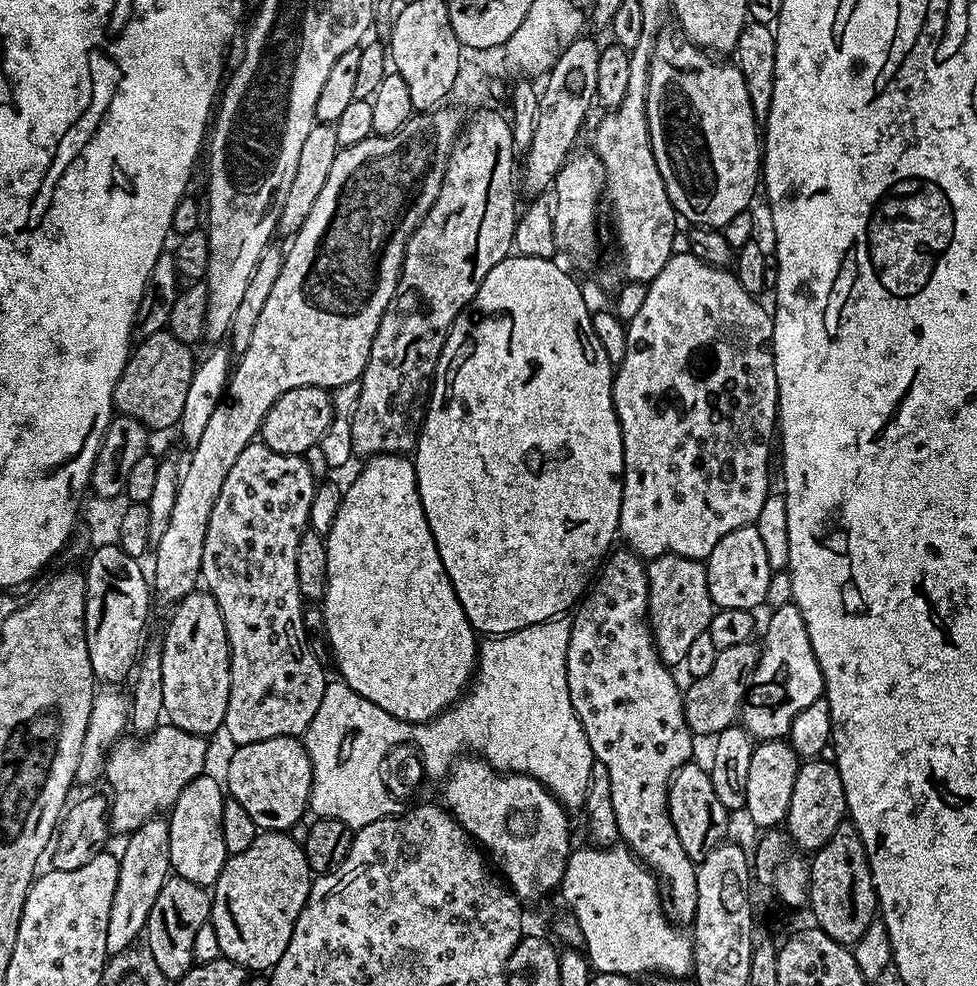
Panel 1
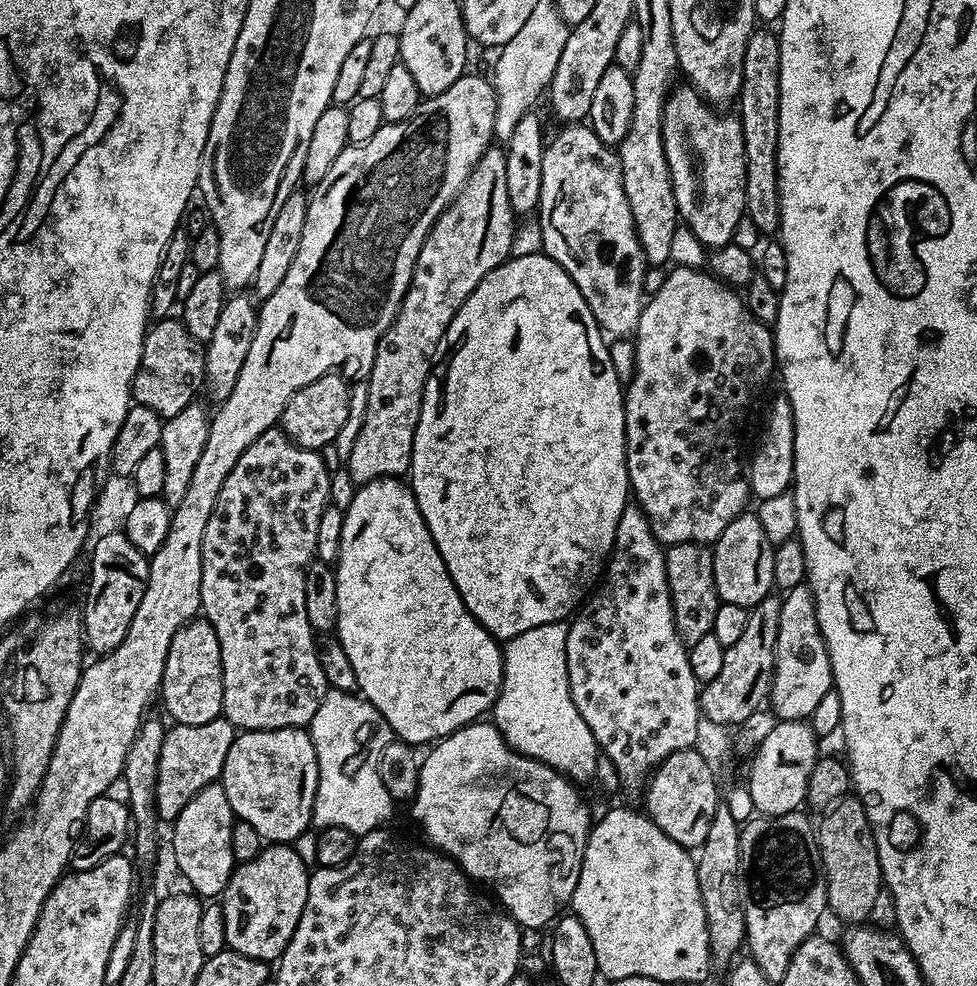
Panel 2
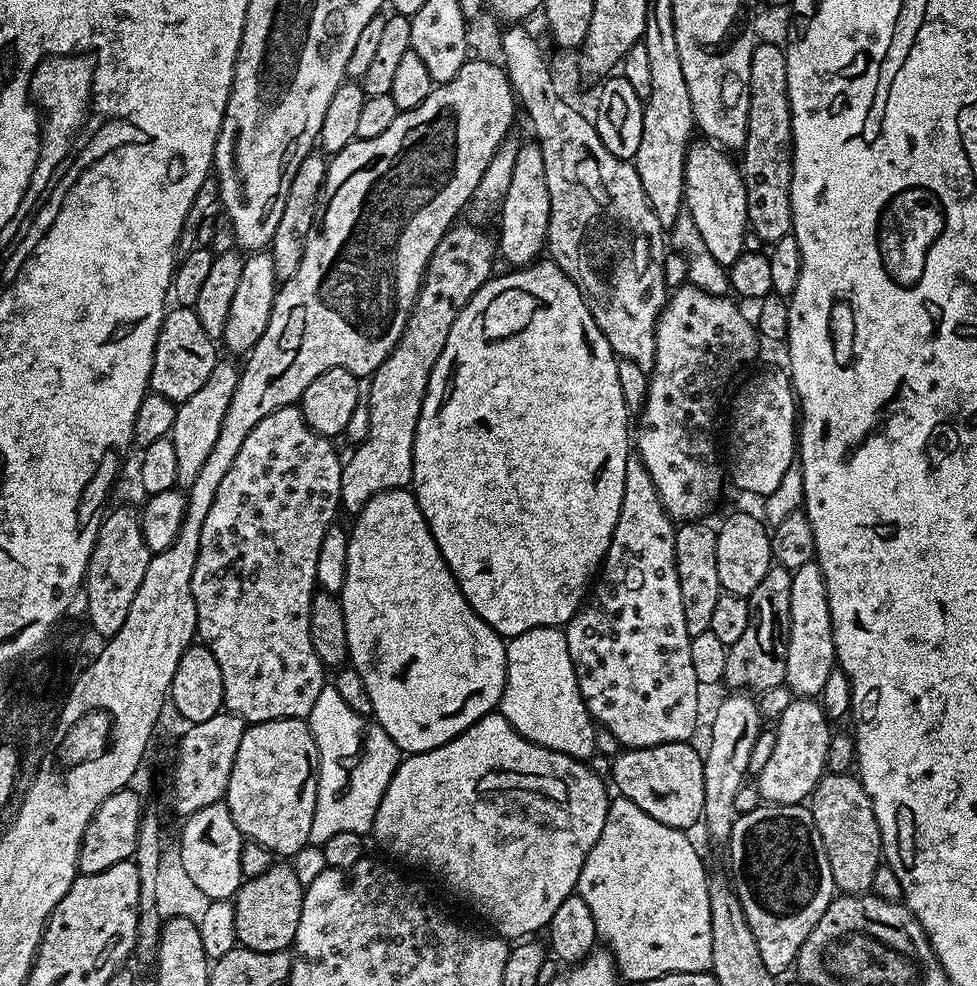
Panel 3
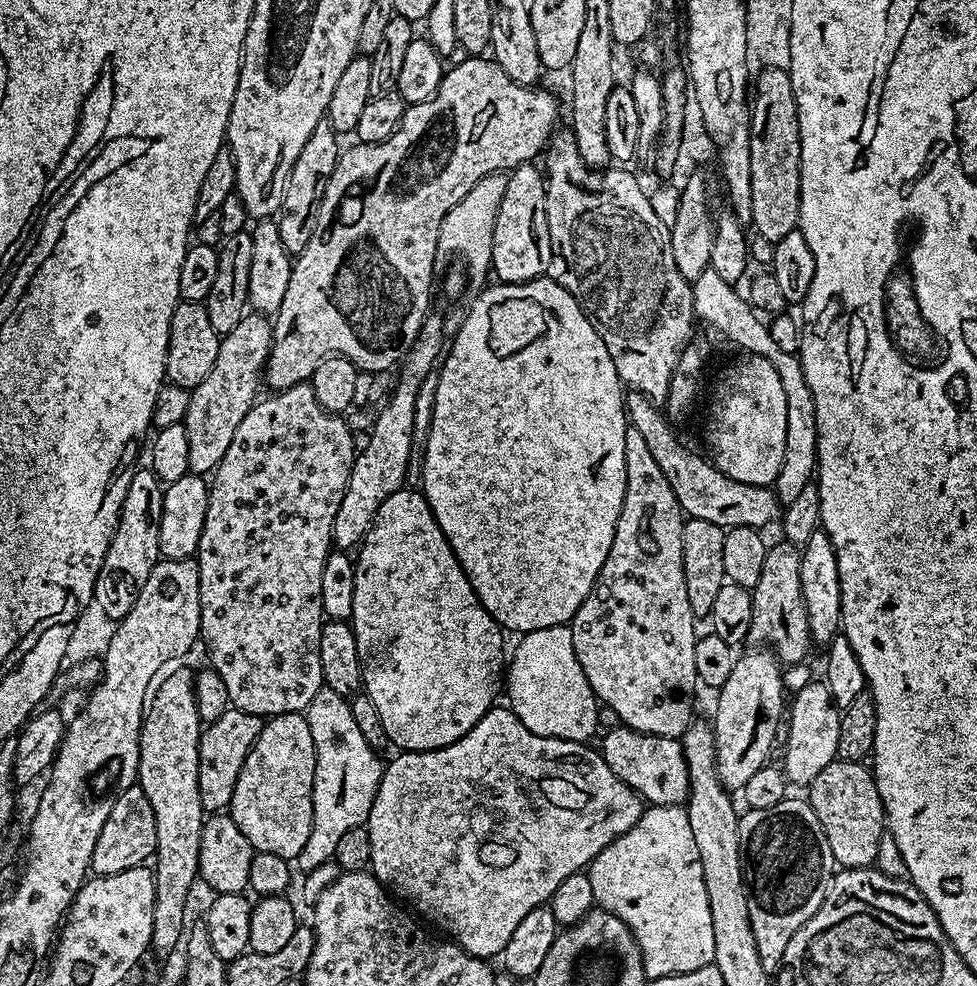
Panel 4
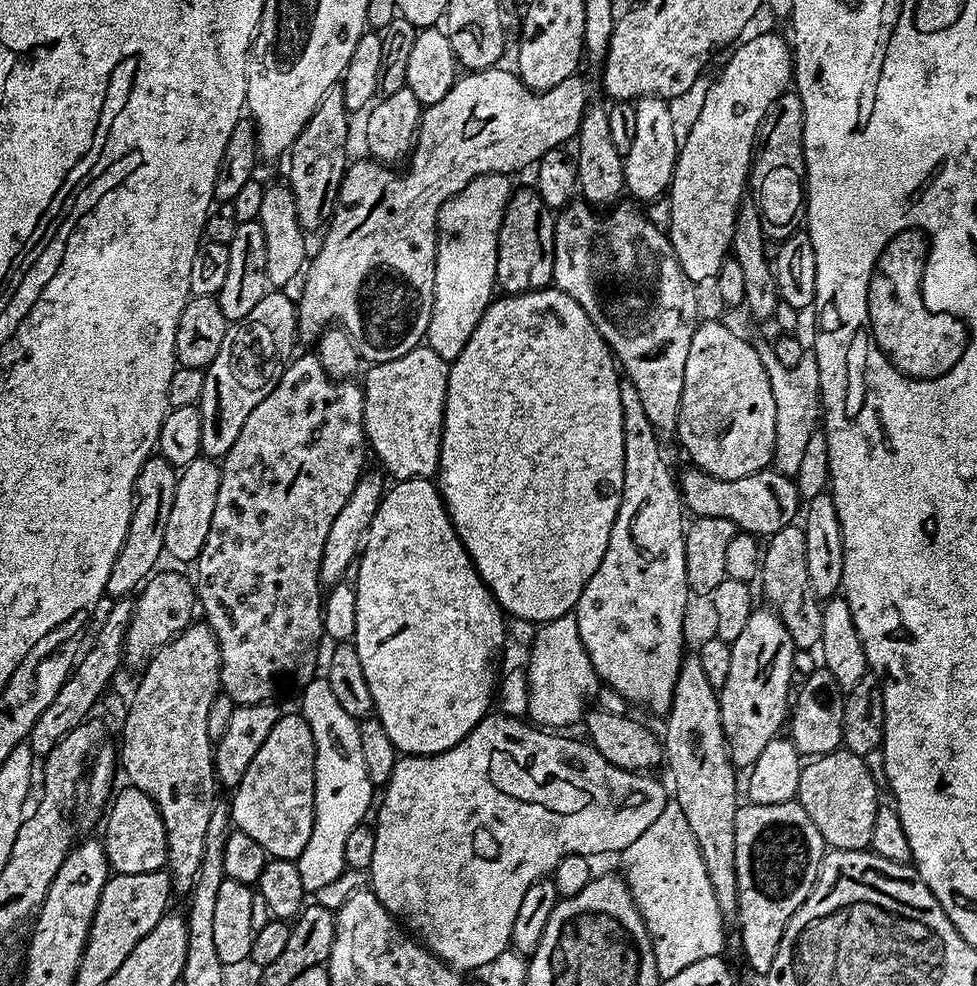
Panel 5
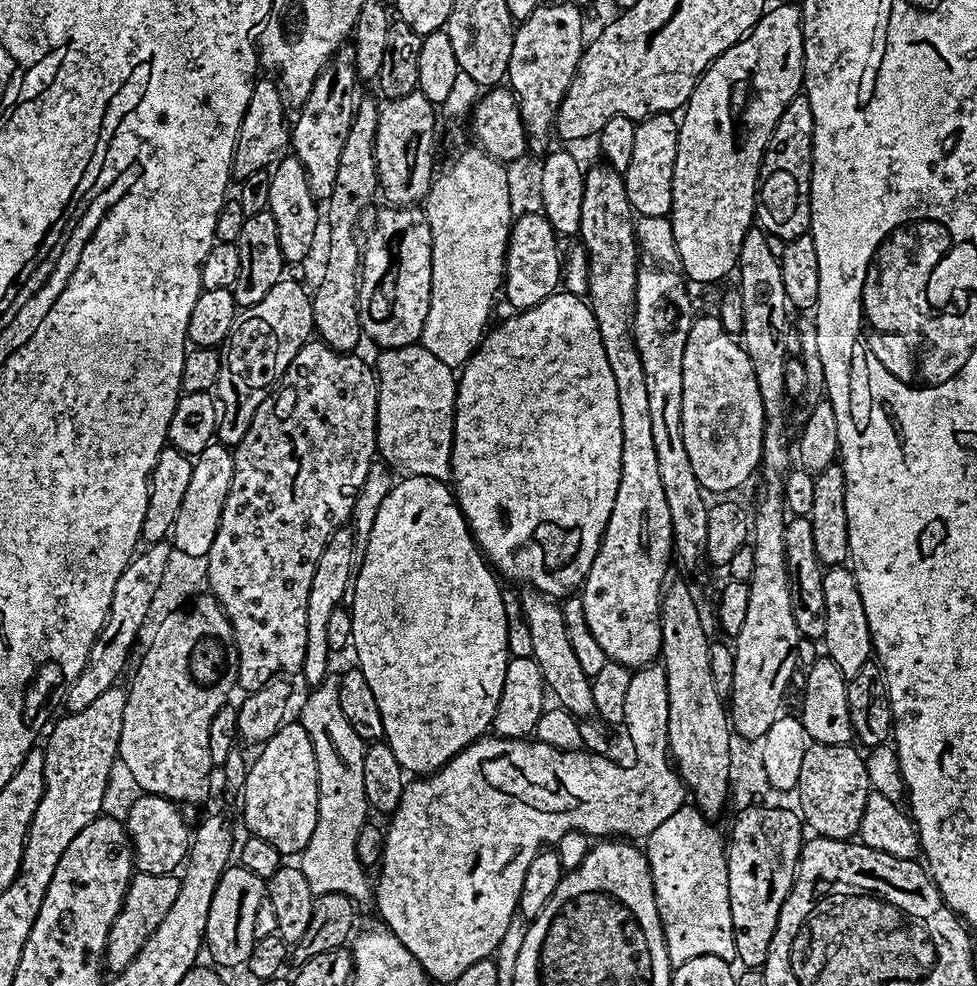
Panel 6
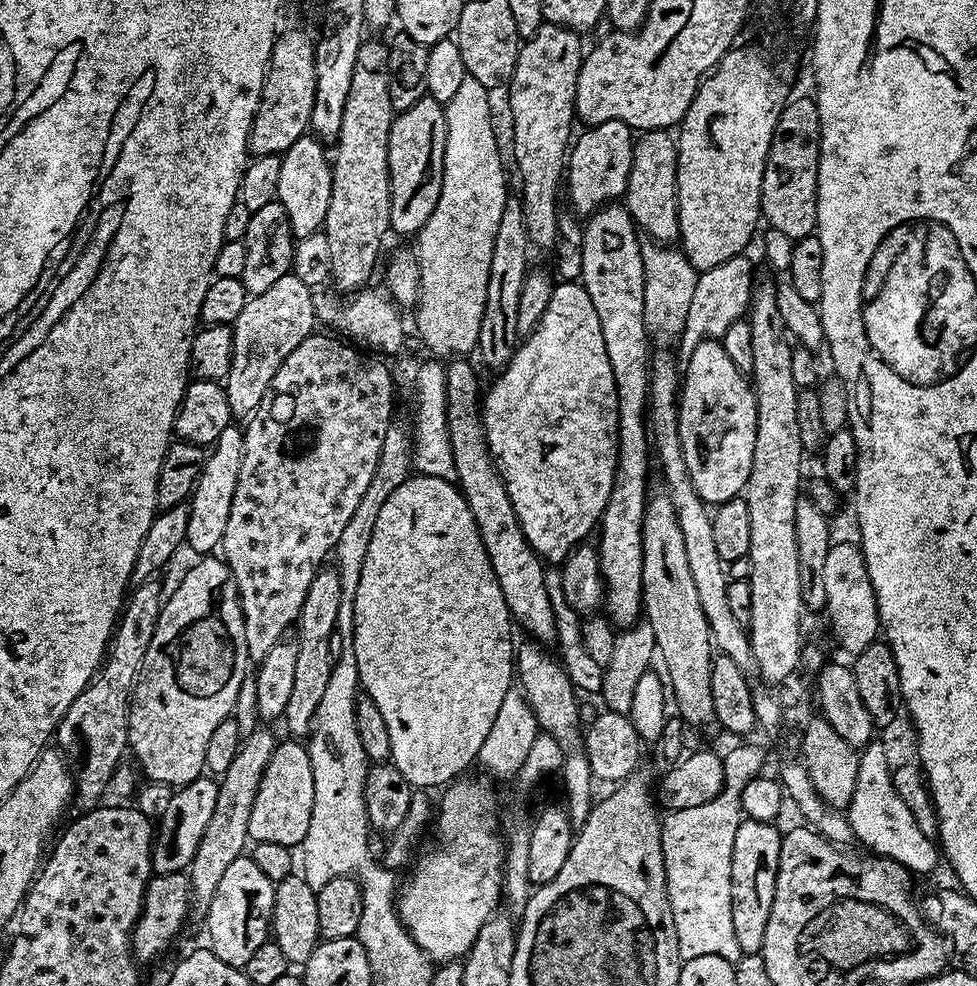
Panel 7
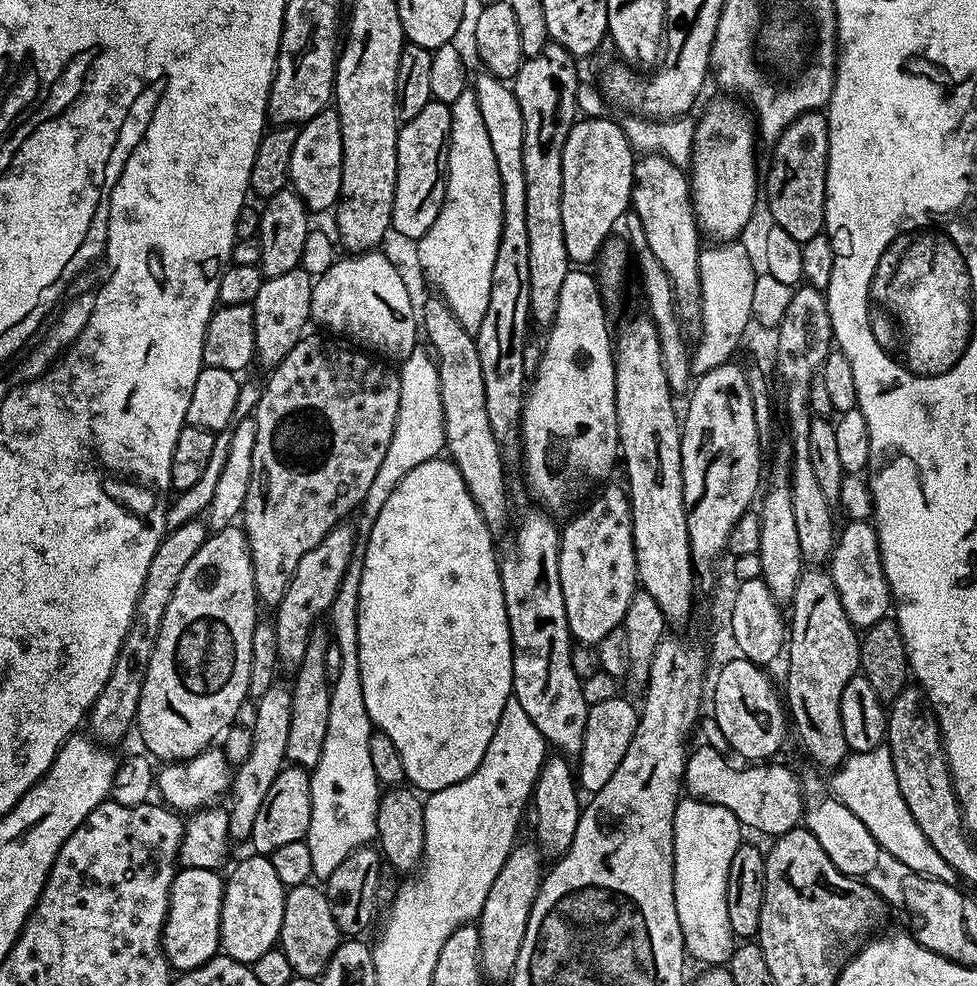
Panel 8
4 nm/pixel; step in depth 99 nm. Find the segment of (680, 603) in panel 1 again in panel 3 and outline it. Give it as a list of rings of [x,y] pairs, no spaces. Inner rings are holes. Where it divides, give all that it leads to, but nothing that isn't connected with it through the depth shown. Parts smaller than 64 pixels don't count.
[[[703,519],[681,523],[676,530],[676,569],[678,582],[682,586],[682,610],[686,613],[686,630],[694,637],[708,631],[714,606],[722,594],[718,582],[718,538],[717,529],[704,524]]]

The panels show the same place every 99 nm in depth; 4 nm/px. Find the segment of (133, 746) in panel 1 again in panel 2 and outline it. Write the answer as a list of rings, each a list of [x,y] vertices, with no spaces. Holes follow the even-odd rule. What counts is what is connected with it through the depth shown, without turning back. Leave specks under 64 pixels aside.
[[[217,718],[202,726],[173,723],[165,731],[162,742],[160,773],[156,784],[156,810],[161,820],[176,821],[182,806],[208,784],[215,784],[223,777],[226,754],[238,735],[229,720]]]

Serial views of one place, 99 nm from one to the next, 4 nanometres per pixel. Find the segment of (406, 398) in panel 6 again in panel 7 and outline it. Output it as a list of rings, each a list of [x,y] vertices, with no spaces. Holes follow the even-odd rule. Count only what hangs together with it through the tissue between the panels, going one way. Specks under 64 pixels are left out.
[[[401,355],[396,364],[391,367],[393,381],[397,387],[418,388],[418,437],[413,437],[413,469],[428,477],[440,477],[444,481],[456,483],[457,470],[454,467],[453,448],[450,446],[448,419],[446,418],[445,365],[434,358],[422,360],[414,356]]]

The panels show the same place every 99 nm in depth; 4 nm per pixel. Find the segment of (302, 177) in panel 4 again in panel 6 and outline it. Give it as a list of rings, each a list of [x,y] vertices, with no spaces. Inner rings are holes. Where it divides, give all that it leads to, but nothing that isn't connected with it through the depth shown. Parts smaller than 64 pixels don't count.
[[[351,46],[339,48],[336,55],[328,61],[328,65],[321,70],[310,94],[299,105],[300,112],[290,124],[290,152],[302,162],[302,170],[306,170],[306,182],[310,182],[310,190],[317,201],[326,202],[332,197],[334,182],[338,178],[338,166],[342,162],[342,149],[346,147],[346,134],[350,134],[350,126],[354,122],[358,95],[356,96],[356,63],[354,62],[354,50]]]

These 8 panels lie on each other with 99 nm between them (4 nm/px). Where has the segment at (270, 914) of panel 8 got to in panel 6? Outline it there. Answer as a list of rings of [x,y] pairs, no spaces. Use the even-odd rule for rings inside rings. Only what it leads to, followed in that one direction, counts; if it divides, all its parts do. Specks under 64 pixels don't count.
[[[230,866],[222,873],[218,890],[214,890],[214,899],[210,902],[210,918],[206,918],[204,931],[206,952],[212,955],[213,965],[221,969],[247,965],[250,950],[258,939],[256,919],[260,916],[260,904],[262,908],[265,900],[266,882],[258,878],[258,874],[250,874],[250,870],[239,866]]]

